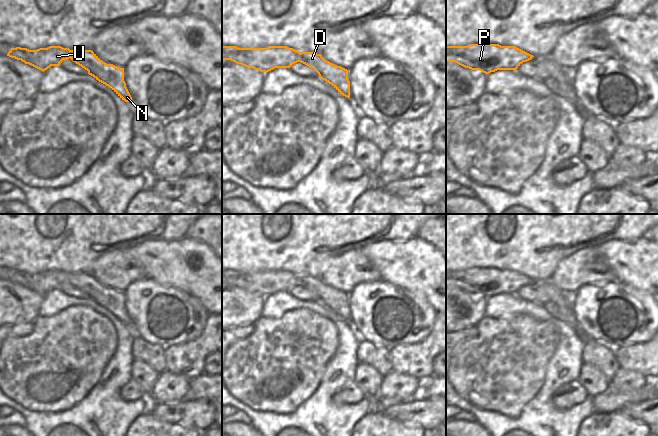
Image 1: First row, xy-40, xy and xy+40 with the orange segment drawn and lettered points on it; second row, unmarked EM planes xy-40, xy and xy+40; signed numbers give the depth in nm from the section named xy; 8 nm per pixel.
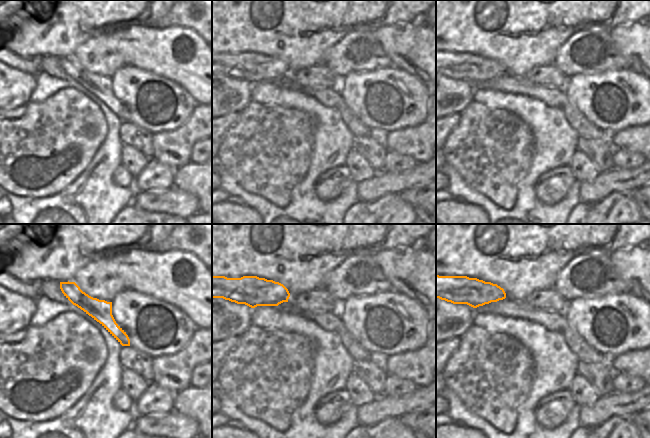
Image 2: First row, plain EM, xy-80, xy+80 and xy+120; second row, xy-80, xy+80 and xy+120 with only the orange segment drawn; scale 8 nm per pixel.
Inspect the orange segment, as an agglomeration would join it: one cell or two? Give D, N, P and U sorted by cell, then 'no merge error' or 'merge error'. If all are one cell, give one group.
D N P U; no merge error

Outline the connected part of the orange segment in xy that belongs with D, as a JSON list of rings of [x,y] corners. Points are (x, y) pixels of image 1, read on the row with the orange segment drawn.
[[[222,46],[222,60],[231,60],[247,68],[269,72],[275,68],[290,68],[301,62],[313,68],[322,80],[331,84],[340,94],[350,98],[348,70],[325,60],[315,52],[299,52],[287,46],[267,48],[239,48]]]

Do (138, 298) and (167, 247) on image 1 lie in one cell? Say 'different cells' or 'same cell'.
different cells

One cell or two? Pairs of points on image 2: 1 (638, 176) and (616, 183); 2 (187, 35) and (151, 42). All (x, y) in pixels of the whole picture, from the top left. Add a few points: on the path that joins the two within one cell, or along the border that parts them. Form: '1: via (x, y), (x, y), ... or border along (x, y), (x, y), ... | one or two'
1: via (633, 180), (621, 182) | one
2: via (178, 36), (172, 42), (160, 42) | one

